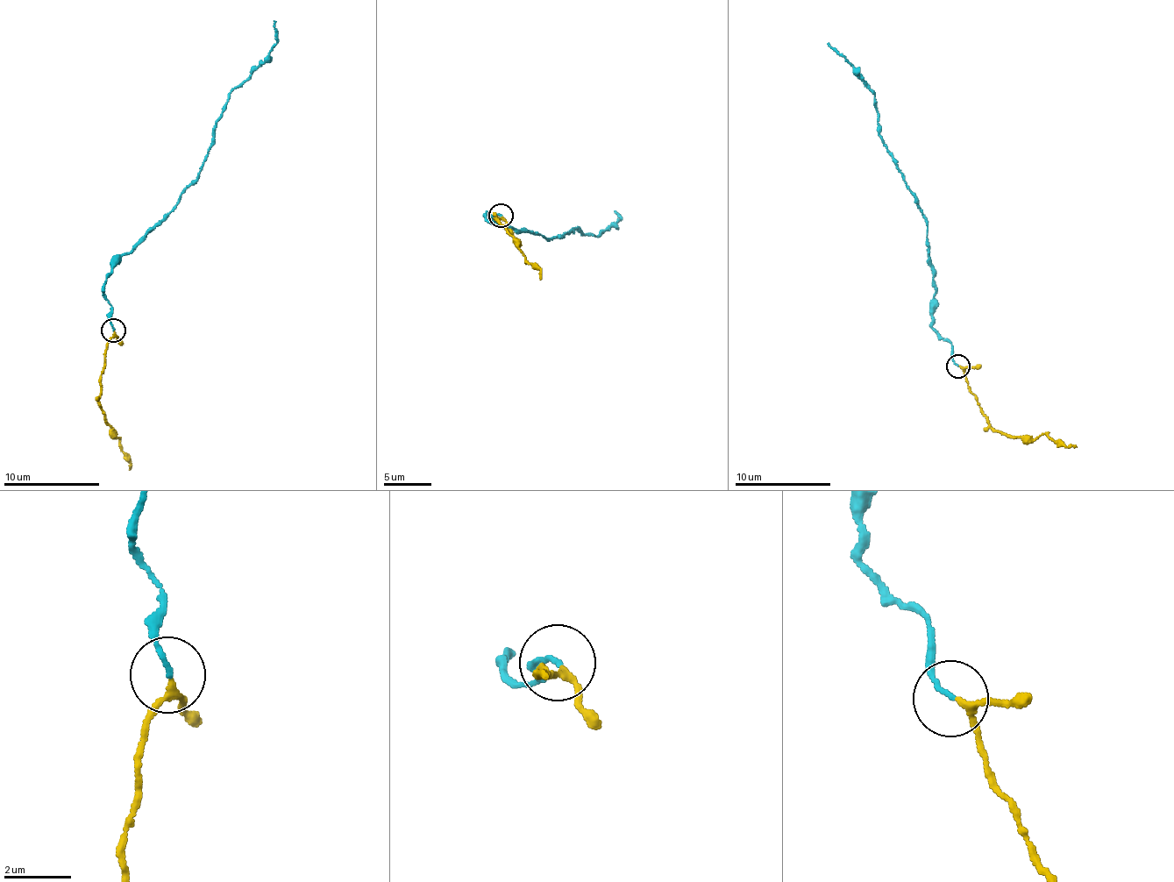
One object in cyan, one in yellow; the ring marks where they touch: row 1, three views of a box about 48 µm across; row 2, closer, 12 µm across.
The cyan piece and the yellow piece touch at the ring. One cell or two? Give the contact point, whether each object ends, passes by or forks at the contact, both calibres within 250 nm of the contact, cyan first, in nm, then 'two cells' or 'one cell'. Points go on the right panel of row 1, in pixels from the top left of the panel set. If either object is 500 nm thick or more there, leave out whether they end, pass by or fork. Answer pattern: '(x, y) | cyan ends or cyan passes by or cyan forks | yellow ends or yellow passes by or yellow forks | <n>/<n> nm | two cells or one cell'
(957, 366) | cyan ends | yellow passes by | 130/150 nm | one cell

